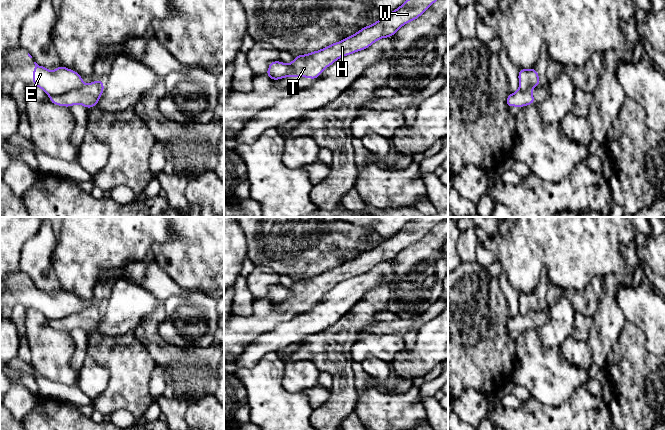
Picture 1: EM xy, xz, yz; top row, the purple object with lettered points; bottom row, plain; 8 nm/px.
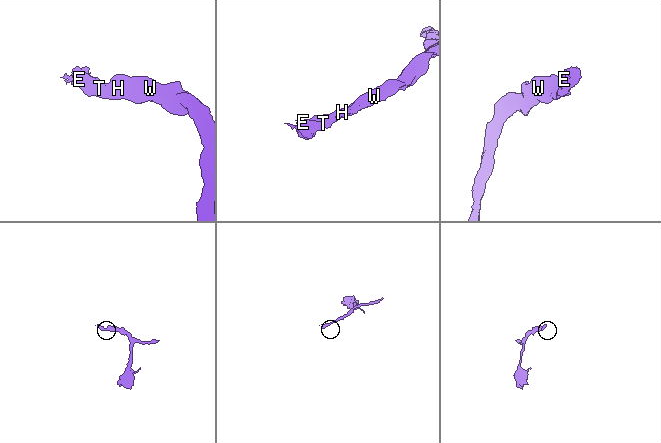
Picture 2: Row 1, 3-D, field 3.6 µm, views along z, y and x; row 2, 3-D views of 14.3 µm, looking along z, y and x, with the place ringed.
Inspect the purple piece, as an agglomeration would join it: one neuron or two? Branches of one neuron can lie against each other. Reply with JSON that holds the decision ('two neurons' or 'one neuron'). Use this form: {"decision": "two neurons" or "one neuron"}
{"decision": "two neurons"}

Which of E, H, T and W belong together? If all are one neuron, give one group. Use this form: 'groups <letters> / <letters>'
groups E / H T W

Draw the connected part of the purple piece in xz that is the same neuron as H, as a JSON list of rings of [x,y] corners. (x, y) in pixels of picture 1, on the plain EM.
[[[418,217],[417,219],[408,222],[400,231],[389,238],[386,238],[385,241],[379,243],[375,247],[363,251],[357,257],[346,261],[339,266],[333,267],[321,274],[310,276],[306,279],[296,279],[295,283],[288,288],[292,292],[289,300],[306,301],[313,304],[318,302],[324,293],[331,290],[339,282],[367,273],[381,262],[394,260],[403,249],[410,245],[416,244],[427,233],[429,233],[434,226],[447,220],[448,217]]]

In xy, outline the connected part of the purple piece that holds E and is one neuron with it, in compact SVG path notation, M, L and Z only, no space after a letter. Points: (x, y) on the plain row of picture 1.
M34 286L35 292L31 308L41 312L49 321L84 310L81 299L76 295L58 290L54 296Z

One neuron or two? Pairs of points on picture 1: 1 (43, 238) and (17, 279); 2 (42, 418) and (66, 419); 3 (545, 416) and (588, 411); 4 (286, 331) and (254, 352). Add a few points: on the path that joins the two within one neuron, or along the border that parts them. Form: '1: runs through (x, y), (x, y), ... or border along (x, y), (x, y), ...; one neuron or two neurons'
1: border along (20, 271), (28, 276); two neurons
2: runs through (48, 419), (60, 419); one neuron
3: runs through (556, 416), (577, 416); one neuron
4: runs through (278, 338), (262, 345); one neuron

